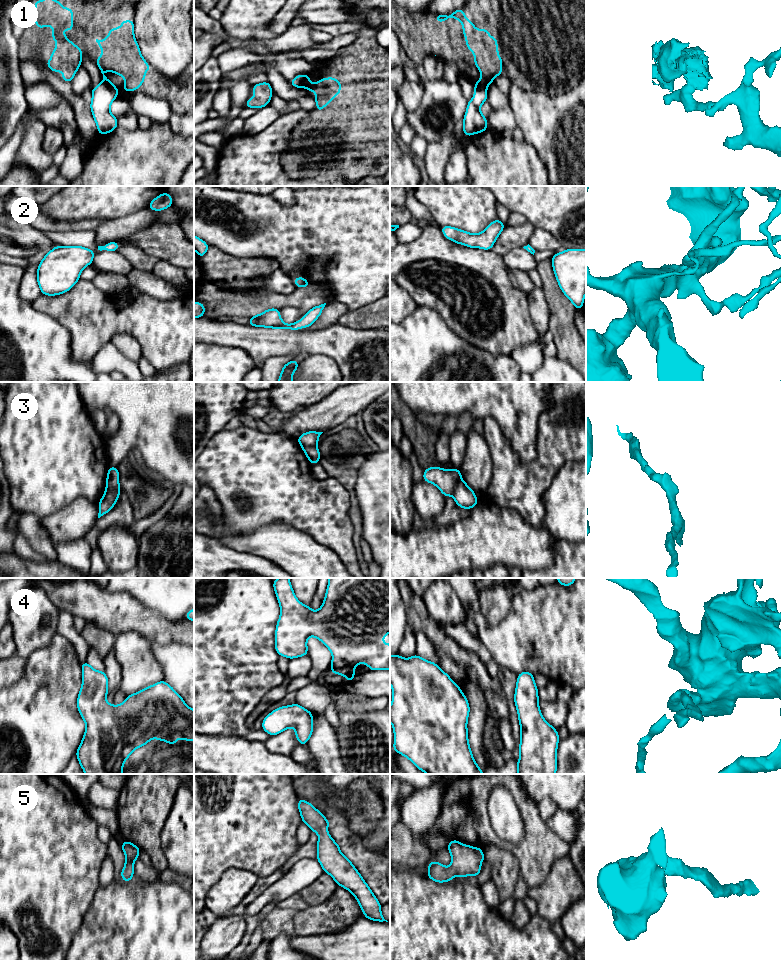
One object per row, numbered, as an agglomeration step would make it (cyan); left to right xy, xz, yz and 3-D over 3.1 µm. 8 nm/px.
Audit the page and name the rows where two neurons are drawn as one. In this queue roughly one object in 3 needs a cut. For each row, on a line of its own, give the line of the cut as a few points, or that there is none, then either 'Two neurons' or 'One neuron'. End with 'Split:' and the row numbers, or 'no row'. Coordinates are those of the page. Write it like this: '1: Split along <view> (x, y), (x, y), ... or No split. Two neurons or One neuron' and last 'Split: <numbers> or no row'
1: Split along xy (103, 81), (118, 91). Two neurons
2: No split. One neuron
3: Split along yz (461, 478), (452, 493). Two neurons
4: No split. One neuron
5: No split. One neuron
Split: 1, 3

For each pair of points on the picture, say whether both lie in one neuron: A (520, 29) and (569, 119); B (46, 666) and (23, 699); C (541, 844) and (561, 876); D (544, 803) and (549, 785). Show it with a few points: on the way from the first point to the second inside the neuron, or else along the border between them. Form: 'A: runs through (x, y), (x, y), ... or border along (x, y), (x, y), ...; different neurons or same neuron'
A: border along (523, 88), (529, 91), (546, 92); different neurons
B: runs through (46, 674), (31, 691); same neuron
C: border along (567, 855), (552, 865), (540, 884); different neurons
D: border along (536, 802), (544, 796), (549, 796), (559, 808); different neurons

